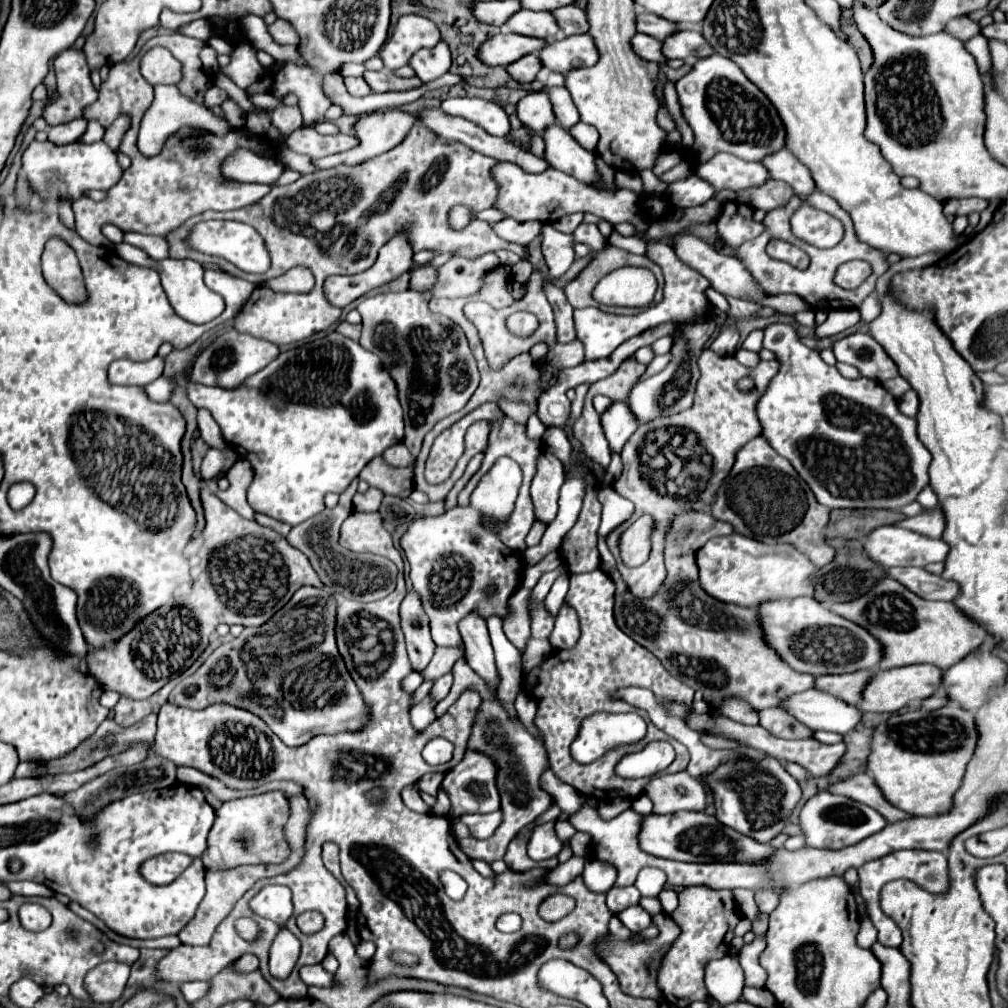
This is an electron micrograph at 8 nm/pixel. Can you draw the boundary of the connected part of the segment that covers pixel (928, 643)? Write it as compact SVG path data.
M891 577L879 581L867 595L851 603L831 605L831 611L865 627L873 637L877 637L883 643L885 655L883 663L879 663L879 669L893 669L913 663L931 663L945 671L947 667L967 657L973 649L977 649L987 637L985 627L961 613L961 609L957 609L955 603L921 599Z

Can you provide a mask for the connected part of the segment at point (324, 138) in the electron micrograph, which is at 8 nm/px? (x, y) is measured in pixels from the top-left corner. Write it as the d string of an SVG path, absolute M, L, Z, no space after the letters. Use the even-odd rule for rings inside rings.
M301 125L299 129L295 129L289 139L287 139L289 147L301 155L307 155L311 159L319 159L325 155L333 155L333 153L343 153L349 151L357 145L357 139L349 137L349 135L321 135L317 133L313 127Z

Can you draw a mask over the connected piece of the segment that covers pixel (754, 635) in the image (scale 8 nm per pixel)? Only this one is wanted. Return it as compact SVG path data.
M687 511L679 515L667 535L665 547L665 565L667 565L667 583L653 599L637 599L627 589L621 579L613 555L605 545L605 539L599 539L601 569L617 585L615 591L615 619L617 625L639 645L649 649L671 675L679 677L693 689L703 689L707 701L719 703L723 697L743 697L747 699L761 717L761 727L771 731L771 735L781 739L809 739L813 731L803 727L795 717L791 717L781 707L775 707L783 699L803 693L815 687L815 675L797 673L791 669L777 651L765 641L763 629L759 627L759 611L739 605L721 603L709 597L699 585L696 551L703 547L711 537L731 535L733 527L729 523L717 521L705 511Z

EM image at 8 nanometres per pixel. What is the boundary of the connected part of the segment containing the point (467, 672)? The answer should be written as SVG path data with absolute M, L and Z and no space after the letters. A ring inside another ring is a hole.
M459 659L453 667L453 684L449 694L435 707L437 717L445 714L447 709L459 699L459 695L467 689L475 689L481 695L481 699L493 699L493 693L487 687L487 683L479 679L479 675L465 663L465 659Z

